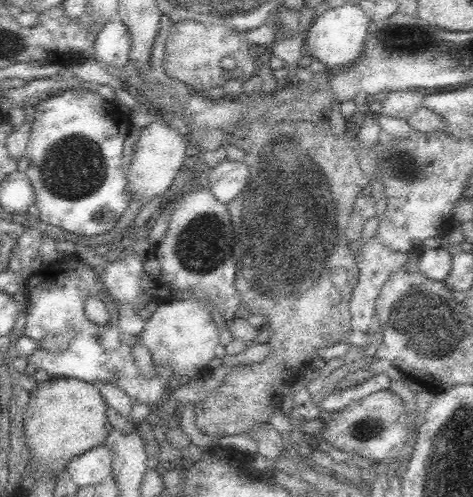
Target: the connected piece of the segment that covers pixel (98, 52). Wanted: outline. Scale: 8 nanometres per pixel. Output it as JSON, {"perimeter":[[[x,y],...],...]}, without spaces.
{"perimeter":[[[119,19],[106,20],[98,32],[94,46],[93,58],[101,64],[123,68],[129,60],[131,36],[126,25]]]}

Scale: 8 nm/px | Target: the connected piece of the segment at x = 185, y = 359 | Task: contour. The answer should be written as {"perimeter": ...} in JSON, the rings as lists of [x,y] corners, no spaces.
{"perimeter":[[[178,296],[170,303],[159,303],[158,309],[145,320],[145,326],[137,343],[150,351],[156,367],[171,369],[178,380],[197,378],[198,372],[206,370],[216,354],[219,334],[202,301],[190,296]]]}

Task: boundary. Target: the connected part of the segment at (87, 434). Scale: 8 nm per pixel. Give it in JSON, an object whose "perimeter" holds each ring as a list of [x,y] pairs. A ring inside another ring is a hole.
{"perimeter":[[[50,377],[36,383],[36,387],[28,393],[23,434],[29,455],[32,456],[32,474],[36,478],[44,478],[44,474],[59,475],[73,458],[105,441],[108,406],[94,383],[72,377]]]}

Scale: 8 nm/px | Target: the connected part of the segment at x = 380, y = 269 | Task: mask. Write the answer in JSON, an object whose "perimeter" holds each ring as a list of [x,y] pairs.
{"perimeter":[[[375,237],[369,239],[364,243],[362,250],[355,256],[359,272],[357,282],[355,283],[355,290],[349,303],[349,314],[351,315],[351,332],[361,331],[367,334],[372,334],[375,329],[376,311],[375,302],[381,294],[381,288],[391,278],[392,274],[403,266],[408,265],[408,254],[389,253],[386,246]]]}

